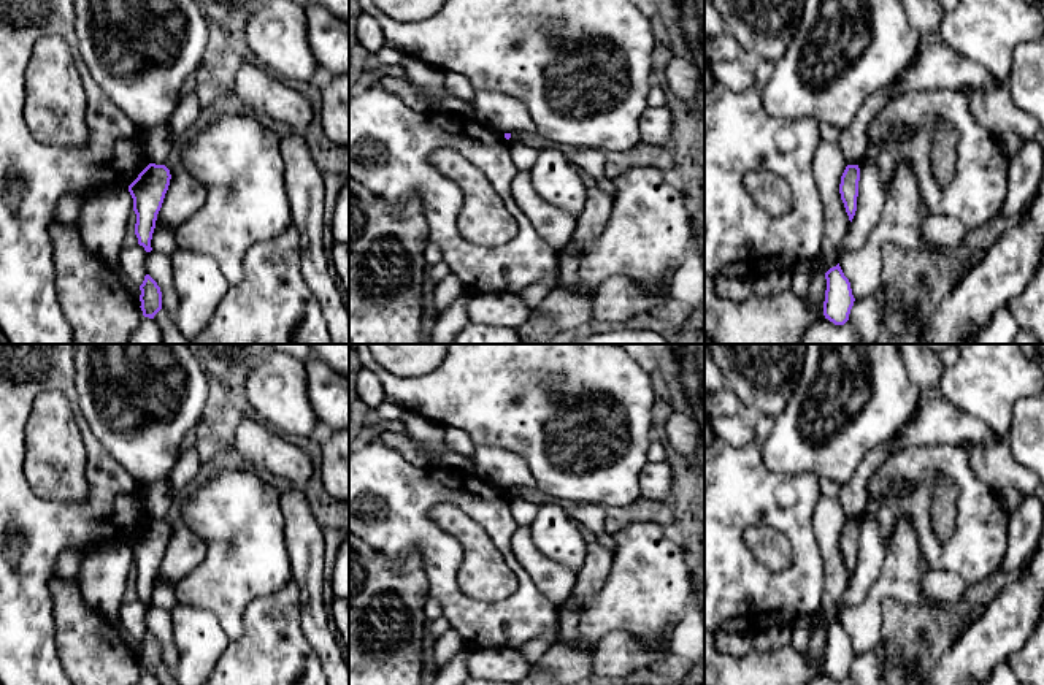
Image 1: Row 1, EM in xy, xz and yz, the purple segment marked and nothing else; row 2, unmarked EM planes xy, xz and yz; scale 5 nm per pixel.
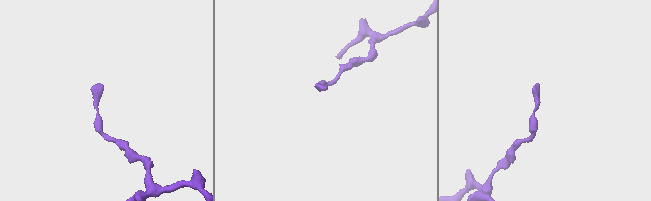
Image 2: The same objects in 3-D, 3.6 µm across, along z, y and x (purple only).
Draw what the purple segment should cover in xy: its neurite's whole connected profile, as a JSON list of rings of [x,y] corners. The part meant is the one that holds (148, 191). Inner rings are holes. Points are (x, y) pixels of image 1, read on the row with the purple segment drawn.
[[[149,163],[129,186],[136,214],[135,235],[138,244],[143,246],[146,252],[152,251],[151,239],[170,179],[170,170],[165,165]]]

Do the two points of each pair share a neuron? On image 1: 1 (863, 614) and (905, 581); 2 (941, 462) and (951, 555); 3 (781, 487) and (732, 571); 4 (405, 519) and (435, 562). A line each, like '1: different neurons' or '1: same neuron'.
1: same neuron
2: same neuron
3: same neuron
4: same neuron

